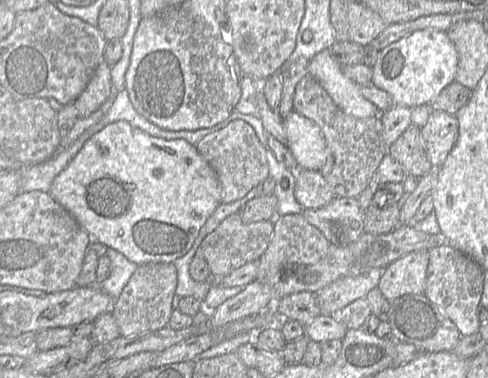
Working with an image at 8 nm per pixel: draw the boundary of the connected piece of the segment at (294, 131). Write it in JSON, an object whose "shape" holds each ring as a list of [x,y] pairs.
{"shape":[[[292,110],[284,119],[286,146],[296,161],[297,167],[304,170],[320,171],[327,158],[327,145],[320,127],[311,119]]]}

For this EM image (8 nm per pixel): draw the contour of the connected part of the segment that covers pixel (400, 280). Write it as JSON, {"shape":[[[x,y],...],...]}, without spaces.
{"shape":[[[428,250],[408,253],[383,270],[378,289],[390,304],[406,294],[424,294],[428,262]]]}

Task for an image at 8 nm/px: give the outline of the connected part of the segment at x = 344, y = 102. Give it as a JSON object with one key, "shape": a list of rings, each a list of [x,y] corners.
{"shape":[[[329,49],[322,50],[310,59],[308,74],[319,82],[346,114],[358,119],[380,114],[377,107],[363,96],[360,86],[343,74],[342,65]]]}

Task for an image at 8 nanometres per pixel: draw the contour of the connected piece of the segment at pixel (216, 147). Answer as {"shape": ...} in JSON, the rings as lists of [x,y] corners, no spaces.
{"shape":[[[234,120],[220,130],[204,136],[196,147],[216,173],[221,185],[222,203],[241,199],[269,177],[266,150],[253,127],[243,120]]]}

